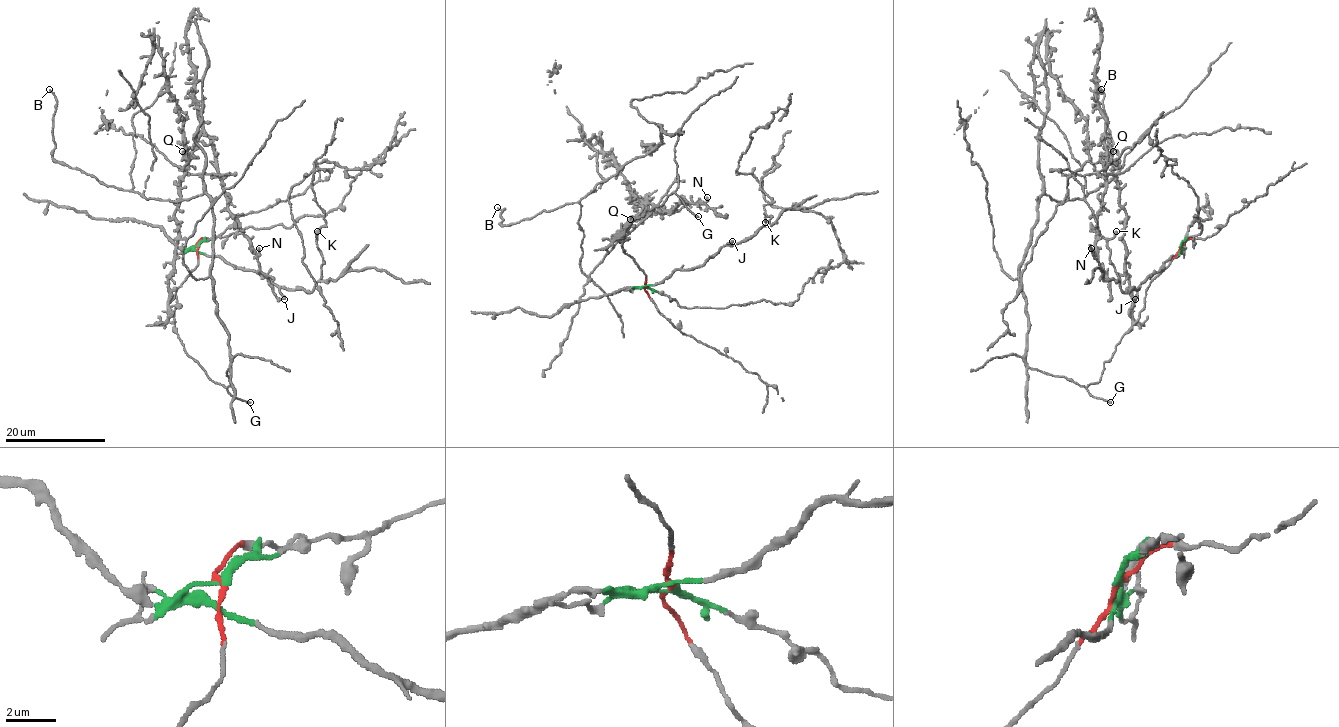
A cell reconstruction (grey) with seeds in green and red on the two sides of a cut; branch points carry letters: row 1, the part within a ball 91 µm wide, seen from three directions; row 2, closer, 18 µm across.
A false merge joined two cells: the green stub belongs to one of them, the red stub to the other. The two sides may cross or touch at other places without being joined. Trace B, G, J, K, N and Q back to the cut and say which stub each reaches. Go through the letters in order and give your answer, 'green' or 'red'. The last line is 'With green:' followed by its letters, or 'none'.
B: red
G: red
J: green
K: green
N: red
Q: red
With green: J, K

